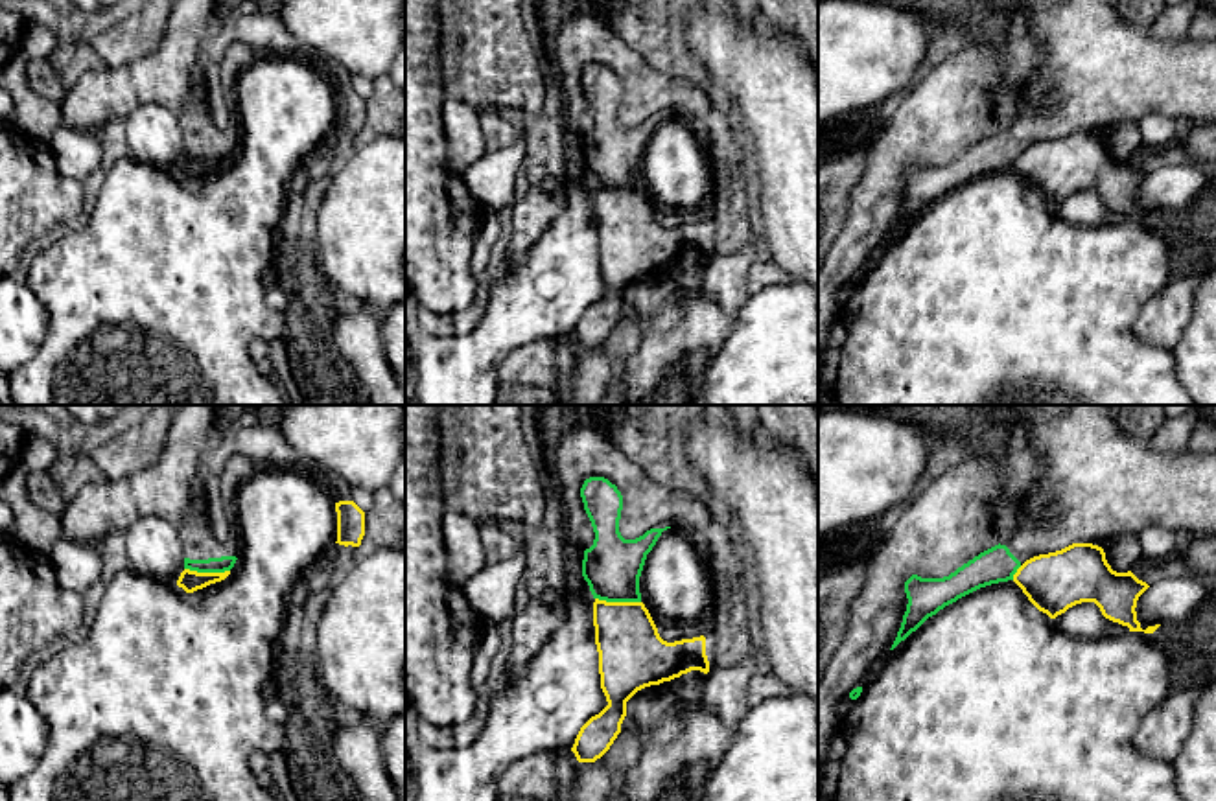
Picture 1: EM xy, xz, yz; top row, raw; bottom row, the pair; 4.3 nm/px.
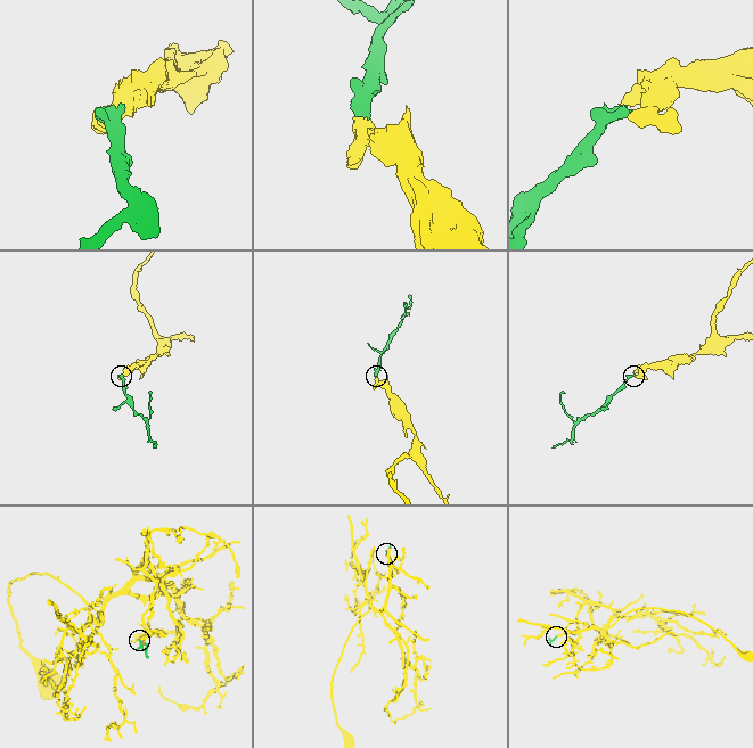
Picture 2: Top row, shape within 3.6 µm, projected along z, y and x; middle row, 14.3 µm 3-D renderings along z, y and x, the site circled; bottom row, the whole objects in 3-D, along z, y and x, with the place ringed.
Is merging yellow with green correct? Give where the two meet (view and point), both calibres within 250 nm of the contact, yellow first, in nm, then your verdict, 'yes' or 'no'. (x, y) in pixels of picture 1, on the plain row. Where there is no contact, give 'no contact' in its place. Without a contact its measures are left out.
xy (207, 161) | 100/70 nm | no

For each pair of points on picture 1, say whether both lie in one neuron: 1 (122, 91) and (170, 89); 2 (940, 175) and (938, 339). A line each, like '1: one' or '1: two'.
1: one
2: two

